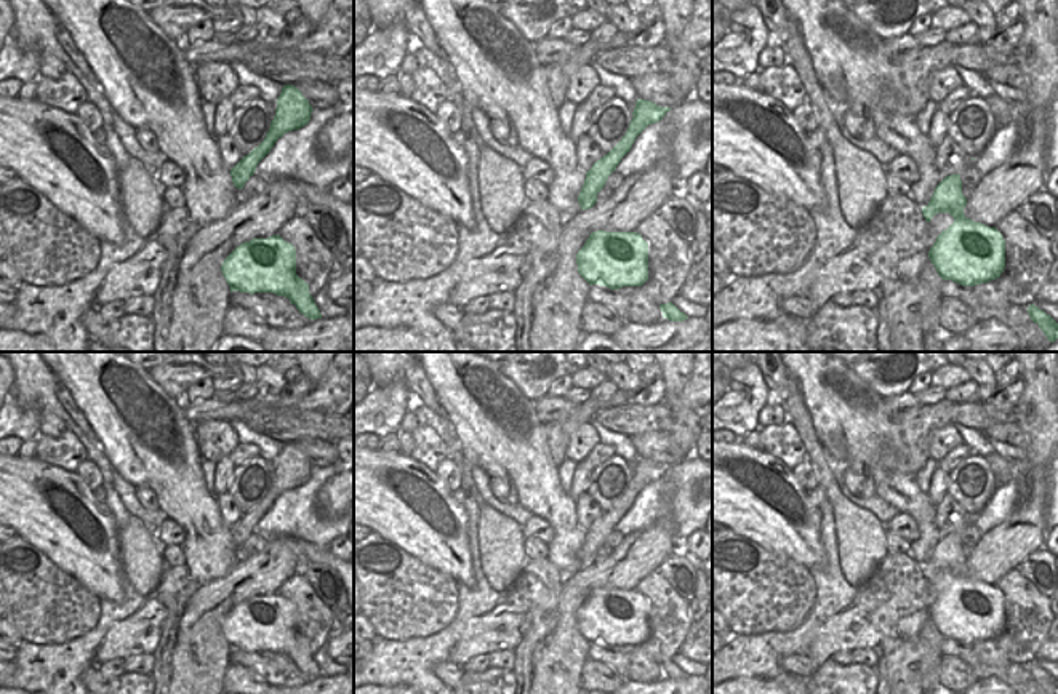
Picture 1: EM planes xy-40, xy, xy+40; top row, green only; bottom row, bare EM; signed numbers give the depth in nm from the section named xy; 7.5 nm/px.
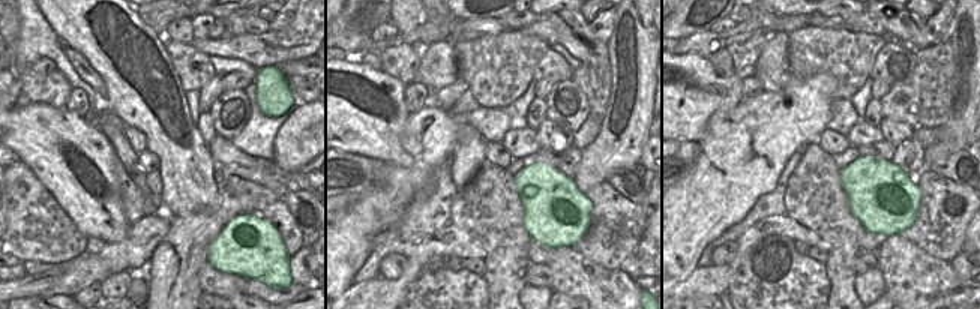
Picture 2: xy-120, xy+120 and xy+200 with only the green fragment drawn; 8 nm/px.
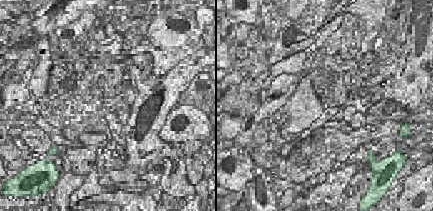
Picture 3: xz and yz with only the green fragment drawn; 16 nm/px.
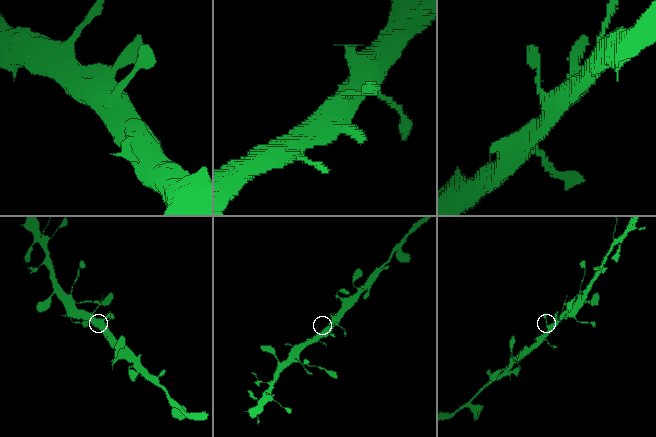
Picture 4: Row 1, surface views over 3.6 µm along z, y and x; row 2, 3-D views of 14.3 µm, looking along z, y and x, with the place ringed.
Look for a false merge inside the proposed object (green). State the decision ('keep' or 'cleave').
keep

